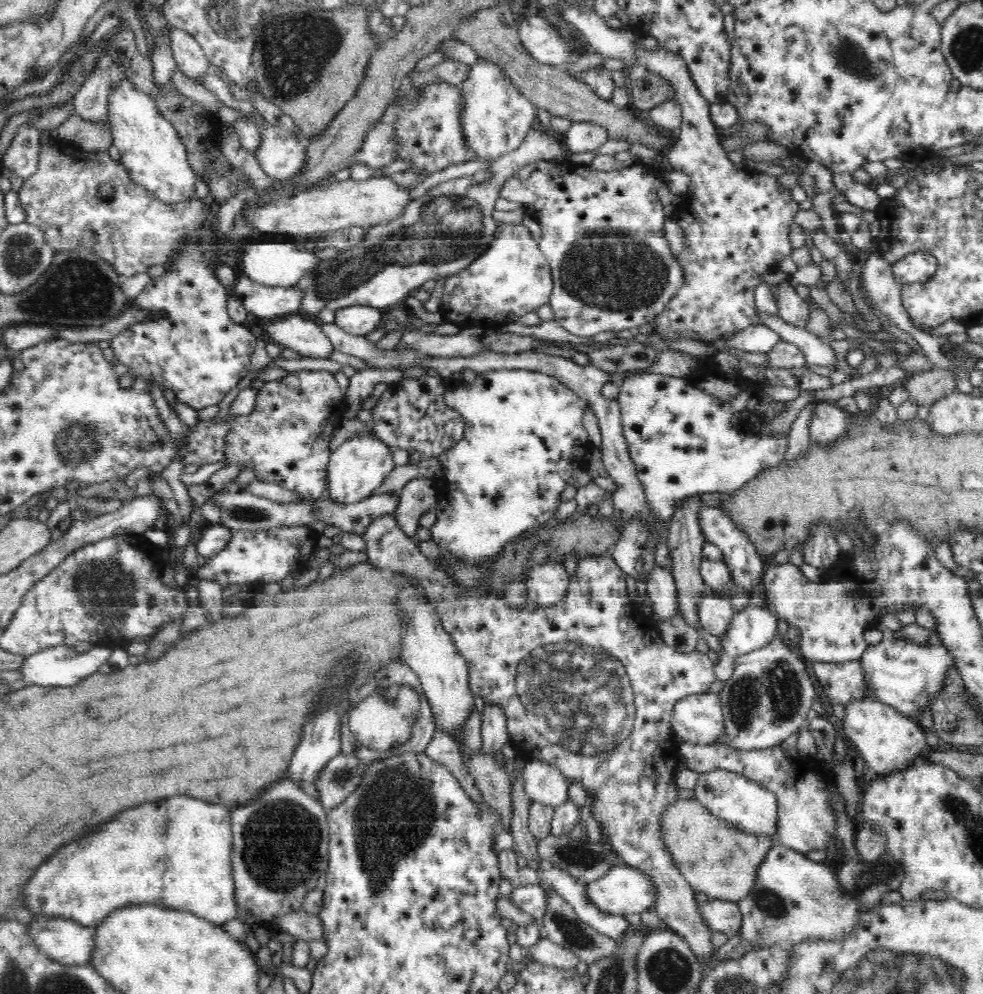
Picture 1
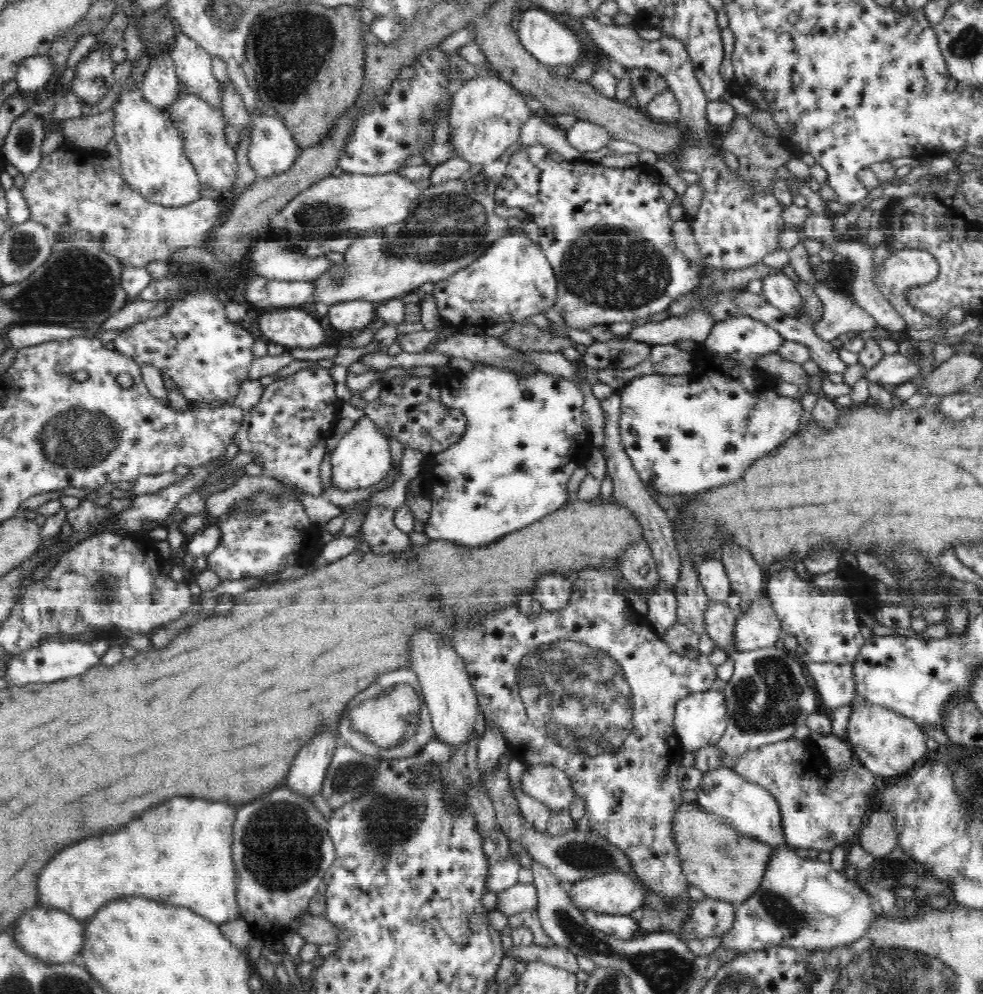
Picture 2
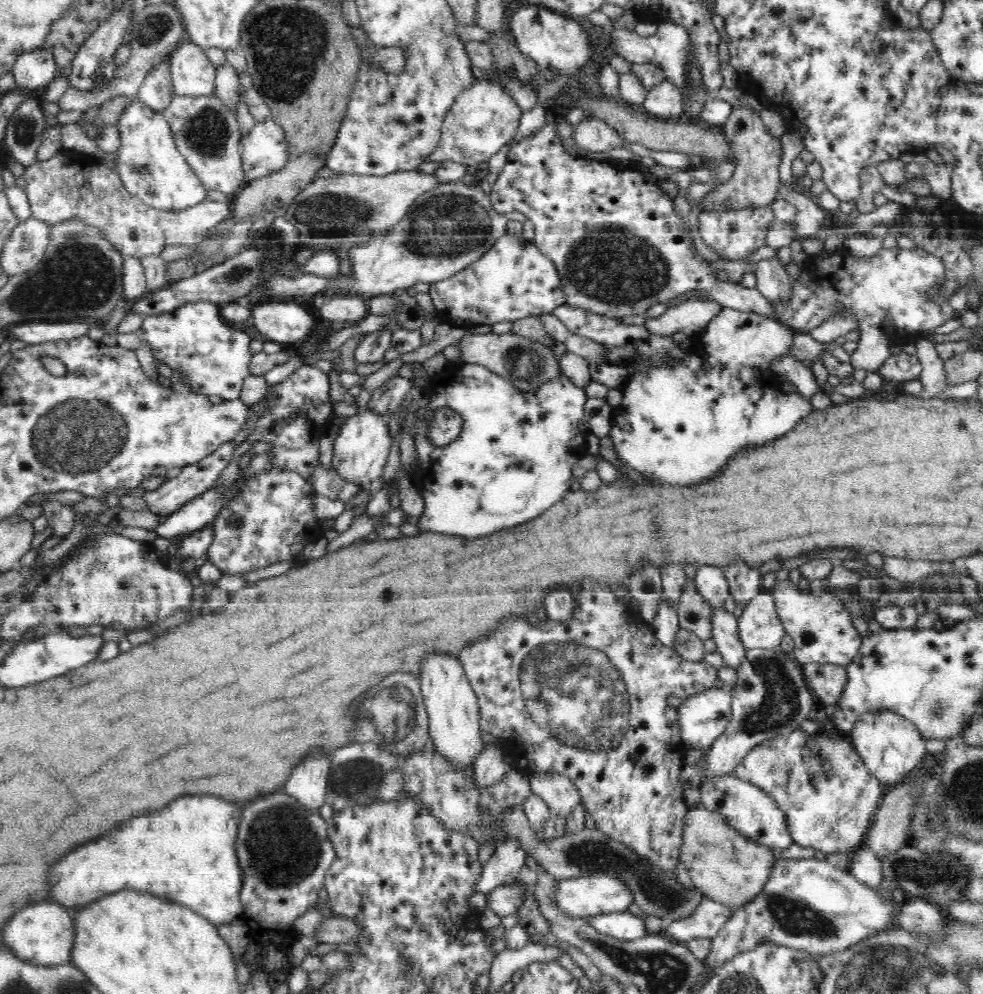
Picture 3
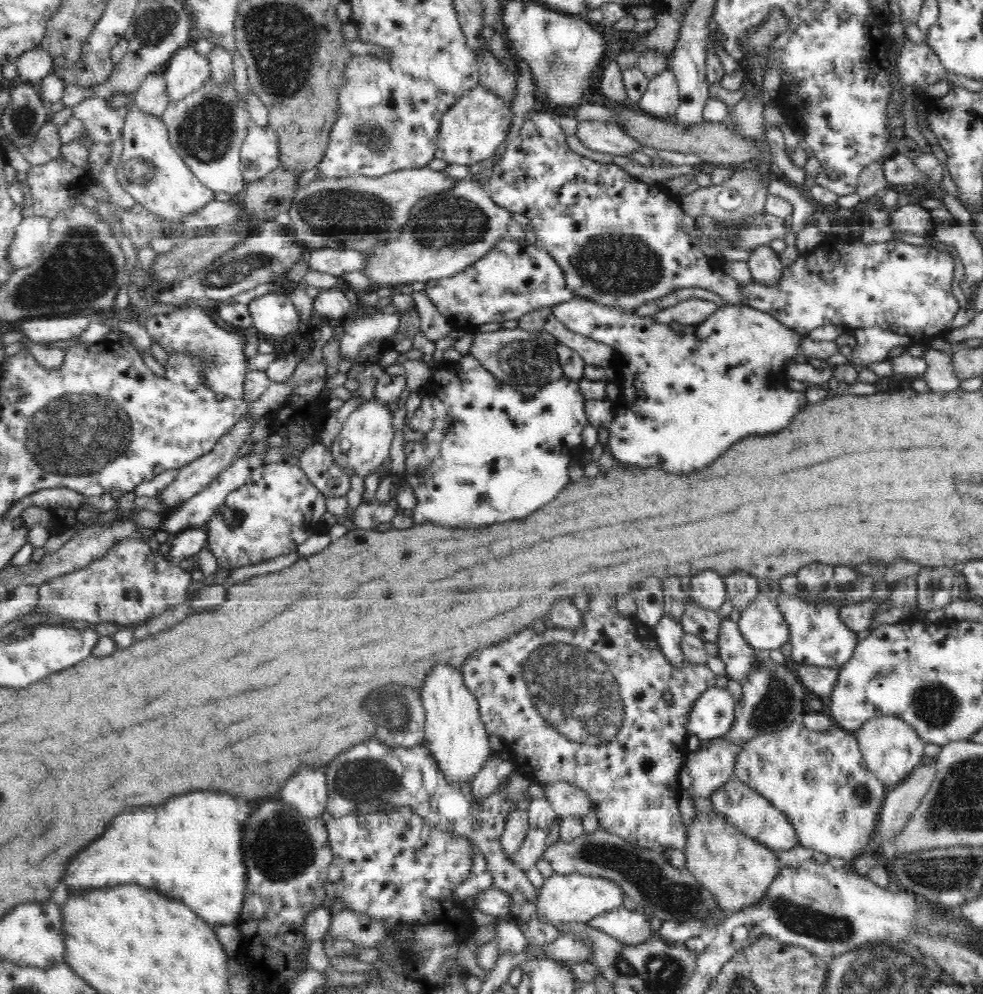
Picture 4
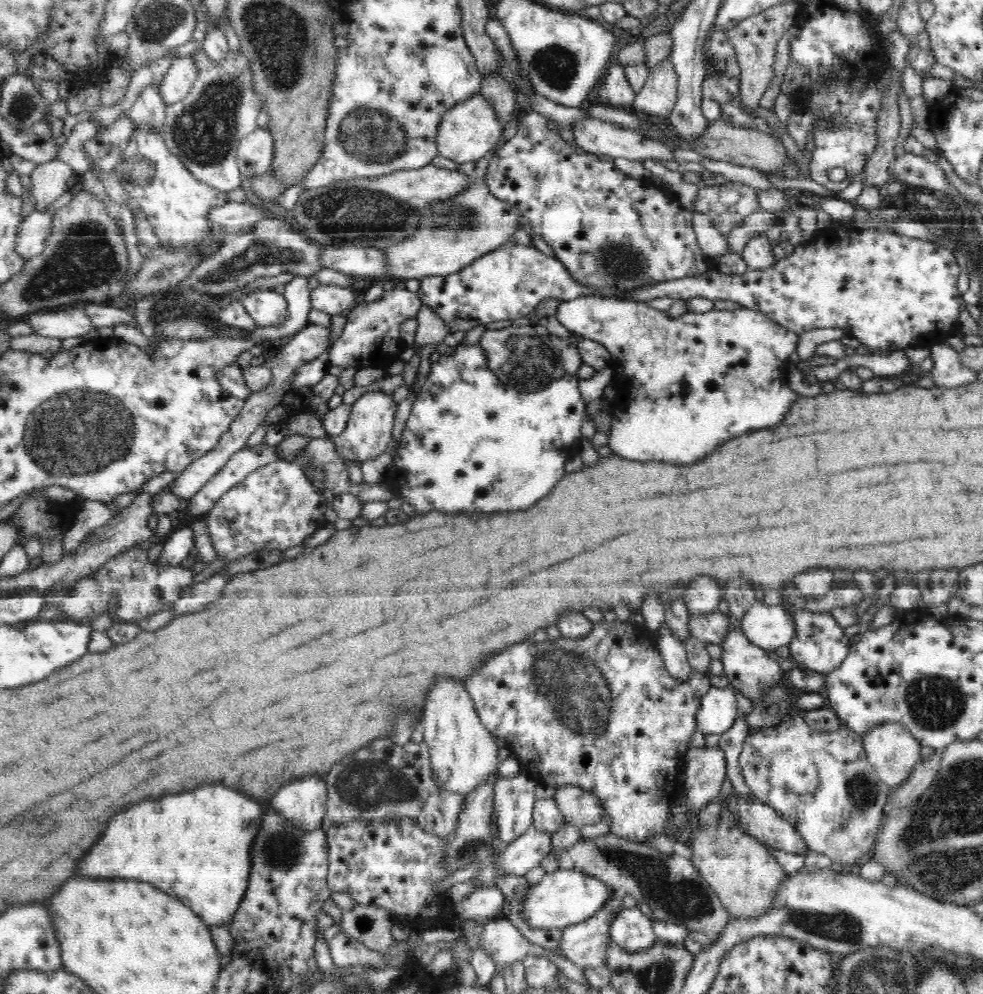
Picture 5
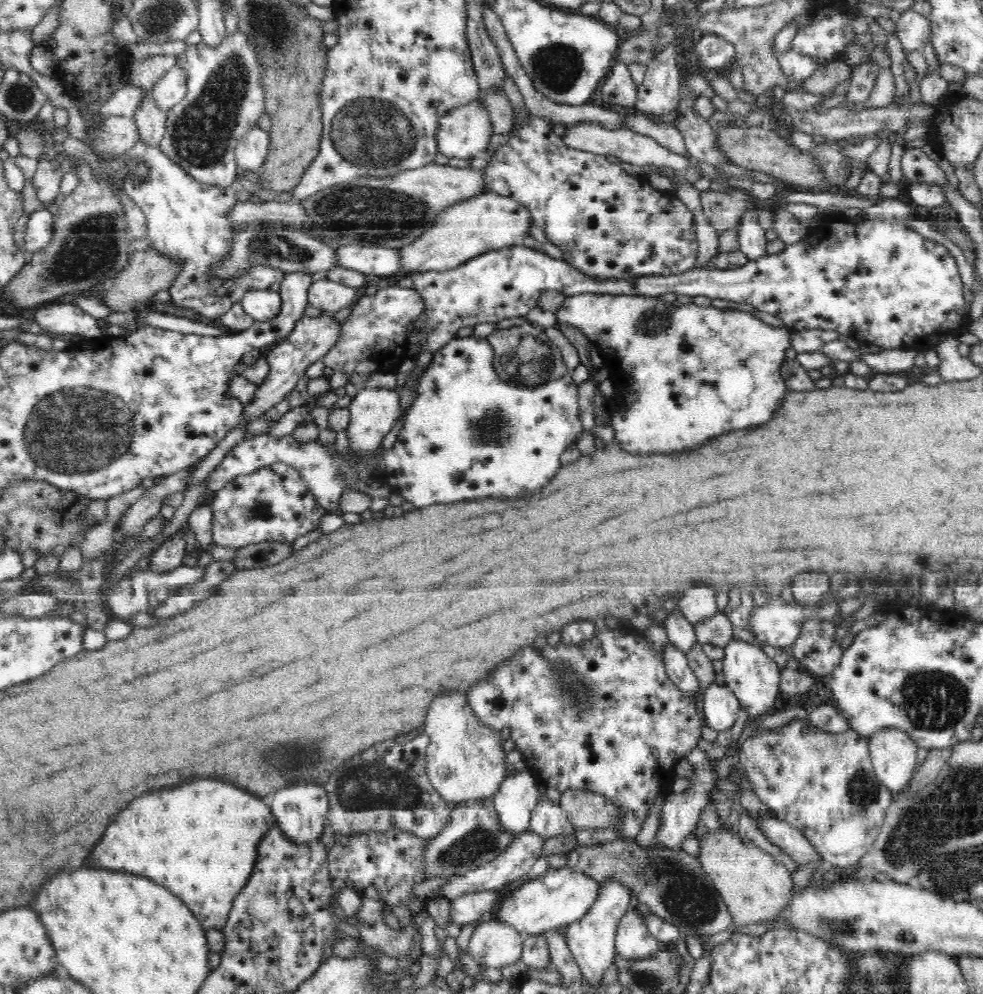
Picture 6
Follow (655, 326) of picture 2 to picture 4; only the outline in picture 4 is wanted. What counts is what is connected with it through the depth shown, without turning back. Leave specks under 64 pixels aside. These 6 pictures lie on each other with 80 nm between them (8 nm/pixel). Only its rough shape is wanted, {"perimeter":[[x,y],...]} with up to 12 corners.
{"perimeter":[[690,298],[654,314],[664,325],[697,325],[718,309]]}

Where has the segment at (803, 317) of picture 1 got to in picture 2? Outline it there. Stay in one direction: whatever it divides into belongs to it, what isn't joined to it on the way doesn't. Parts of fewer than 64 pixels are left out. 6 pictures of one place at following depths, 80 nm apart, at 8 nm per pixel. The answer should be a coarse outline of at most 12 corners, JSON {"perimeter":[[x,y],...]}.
{"perimeter":[[780,269],[761,279],[763,297],[786,315],[804,309],[796,284]]}

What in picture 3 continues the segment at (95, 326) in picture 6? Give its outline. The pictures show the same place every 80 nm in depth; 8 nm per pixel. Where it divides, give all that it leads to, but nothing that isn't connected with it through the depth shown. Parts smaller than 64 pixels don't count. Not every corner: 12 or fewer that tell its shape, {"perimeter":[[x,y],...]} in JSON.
{"perimeter":[[87,322],[17,324],[14,339],[34,345],[84,336]]}

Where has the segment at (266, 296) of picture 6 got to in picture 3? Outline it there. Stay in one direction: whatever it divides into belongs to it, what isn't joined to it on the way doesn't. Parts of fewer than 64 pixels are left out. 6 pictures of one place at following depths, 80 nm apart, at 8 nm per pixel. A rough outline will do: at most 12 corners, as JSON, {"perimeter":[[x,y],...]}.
{"perimeter":[[253,301],[254,326],[295,346],[315,328],[302,301]]}

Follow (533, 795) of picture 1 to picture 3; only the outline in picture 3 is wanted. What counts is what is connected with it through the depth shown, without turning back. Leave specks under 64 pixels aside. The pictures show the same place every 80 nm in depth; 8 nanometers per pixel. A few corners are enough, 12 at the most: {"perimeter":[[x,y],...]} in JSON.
{"perimeter":[[559,772],[528,778],[554,815],[567,817],[582,797]]}

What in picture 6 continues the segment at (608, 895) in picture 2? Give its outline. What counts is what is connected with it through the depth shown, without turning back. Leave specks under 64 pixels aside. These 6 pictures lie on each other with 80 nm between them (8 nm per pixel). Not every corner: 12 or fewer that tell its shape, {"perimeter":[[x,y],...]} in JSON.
{"perimeter":[[551,868],[500,901],[491,917],[537,935],[593,908],[597,879]]}

